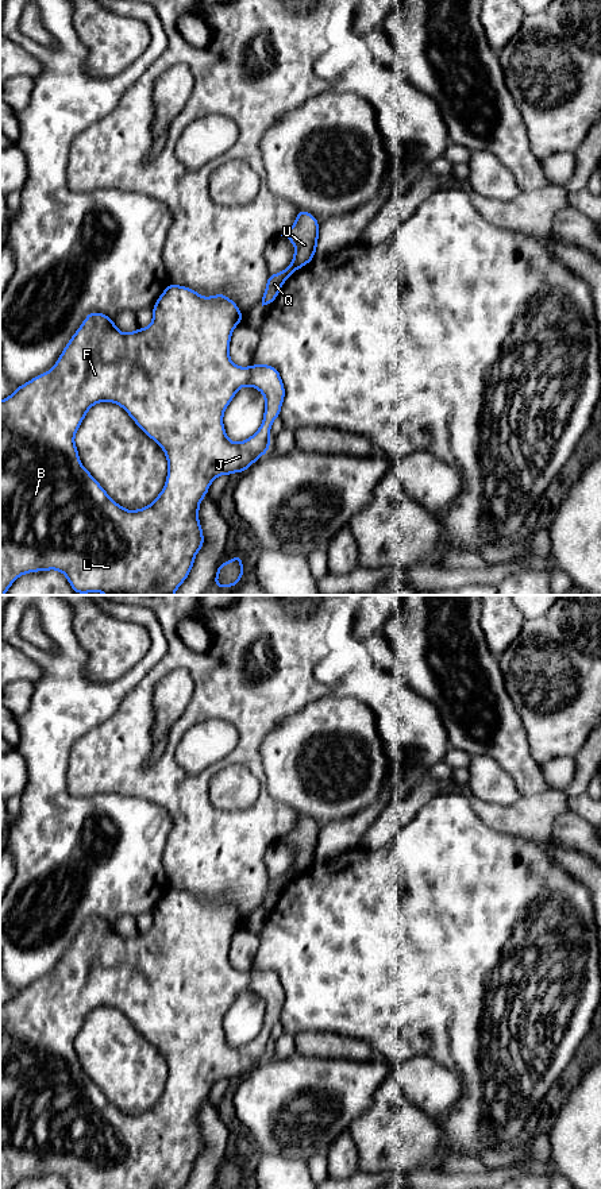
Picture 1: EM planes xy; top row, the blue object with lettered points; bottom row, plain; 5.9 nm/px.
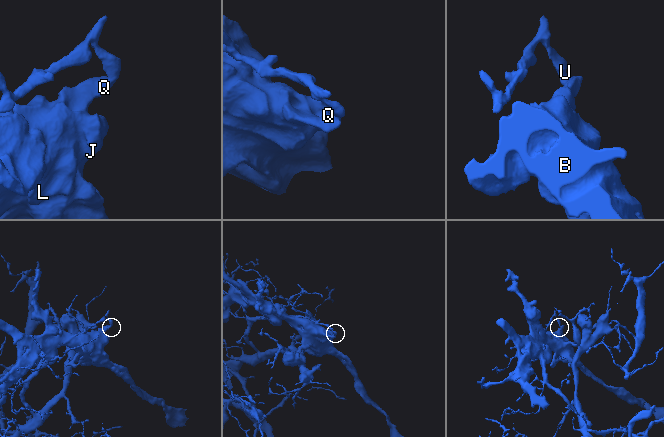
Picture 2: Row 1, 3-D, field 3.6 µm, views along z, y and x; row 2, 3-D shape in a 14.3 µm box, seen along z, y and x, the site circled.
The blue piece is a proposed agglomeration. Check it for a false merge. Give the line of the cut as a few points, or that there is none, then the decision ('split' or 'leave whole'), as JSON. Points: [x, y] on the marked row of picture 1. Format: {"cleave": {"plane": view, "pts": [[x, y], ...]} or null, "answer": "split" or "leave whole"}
{"cleave": {"plane": "xy", "pts": [[288, 266], [296, 269]]}, "answer": "split"}

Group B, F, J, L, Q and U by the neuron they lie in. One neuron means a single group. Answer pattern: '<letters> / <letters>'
B F J L Q / U

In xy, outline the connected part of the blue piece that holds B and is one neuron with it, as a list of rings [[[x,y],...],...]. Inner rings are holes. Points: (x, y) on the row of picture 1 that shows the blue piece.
[[[169,283],[153,306],[149,327],[124,333],[107,314],[88,313],[55,364],[0,401],[0,595],[22,575],[50,570],[62,572],[76,594],[176,594],[204,545],[200,502],[217,476],[244,472],[269,451],[271,424],[281,414],[286,393],[274,366],[239,367],[231,362],[230,340],[240,321],[242,312],[230,297],[221,293],[203,297],[190,287]],[[244,386],[263,394],[265,413],[253,436],[234,443],[226,435],[223,416],[236,391]],[[99,402],[123,408],[166,455],[165,486],[154,502],[142,509],[127,510],[116,503],[81,464],[74,436],[88,410]]]

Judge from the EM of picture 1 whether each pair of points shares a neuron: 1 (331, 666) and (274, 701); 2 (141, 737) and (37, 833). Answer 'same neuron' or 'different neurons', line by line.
1: same neuron
2: different neurons

